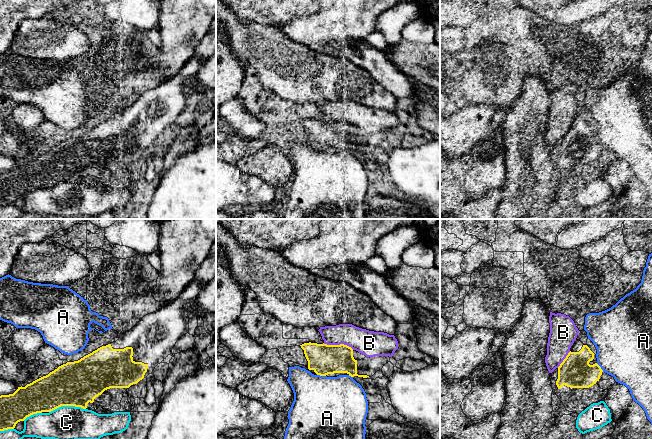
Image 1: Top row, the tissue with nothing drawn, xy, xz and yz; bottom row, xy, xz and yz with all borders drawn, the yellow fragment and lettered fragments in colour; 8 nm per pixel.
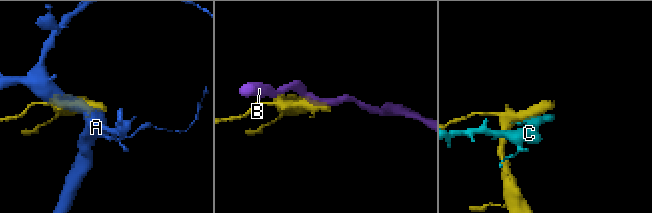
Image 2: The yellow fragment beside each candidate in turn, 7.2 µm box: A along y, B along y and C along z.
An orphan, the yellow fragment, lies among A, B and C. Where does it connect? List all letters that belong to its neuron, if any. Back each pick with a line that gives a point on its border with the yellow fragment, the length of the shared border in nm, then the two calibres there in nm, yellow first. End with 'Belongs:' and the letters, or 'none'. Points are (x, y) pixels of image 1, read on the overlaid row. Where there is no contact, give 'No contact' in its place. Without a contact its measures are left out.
Belongs: none

